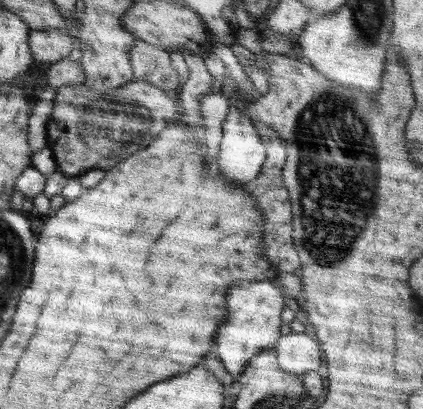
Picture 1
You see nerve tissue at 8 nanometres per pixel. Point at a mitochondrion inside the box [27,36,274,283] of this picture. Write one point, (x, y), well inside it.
(110, 131)

